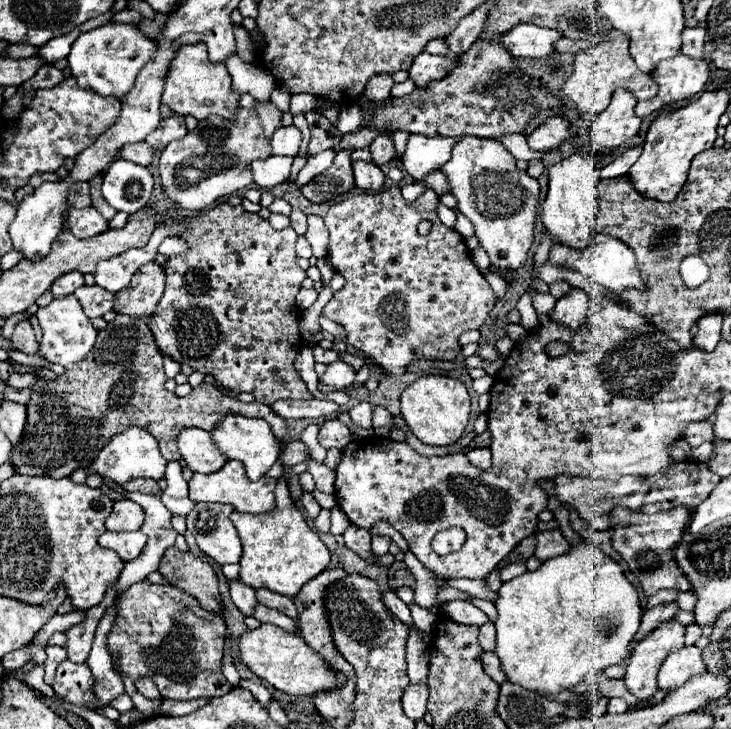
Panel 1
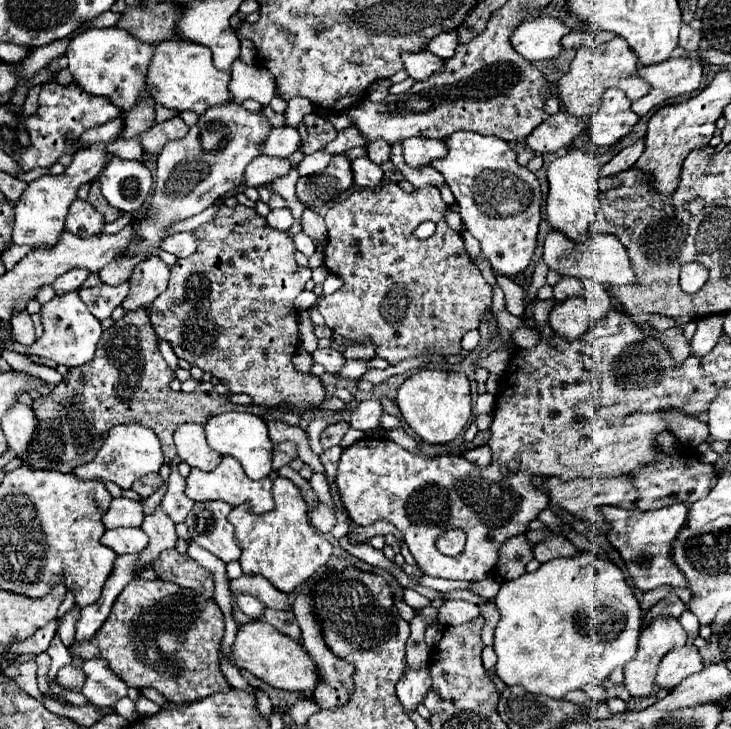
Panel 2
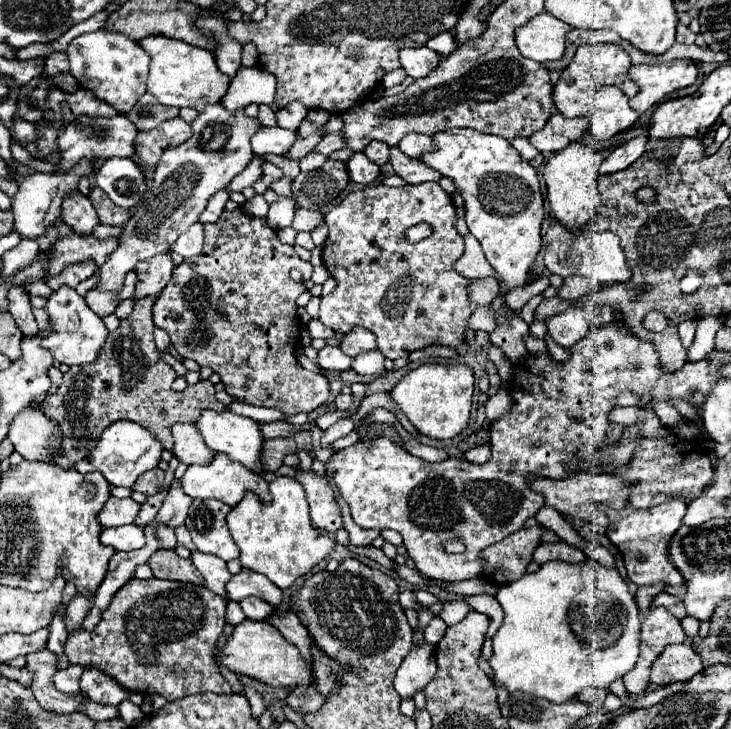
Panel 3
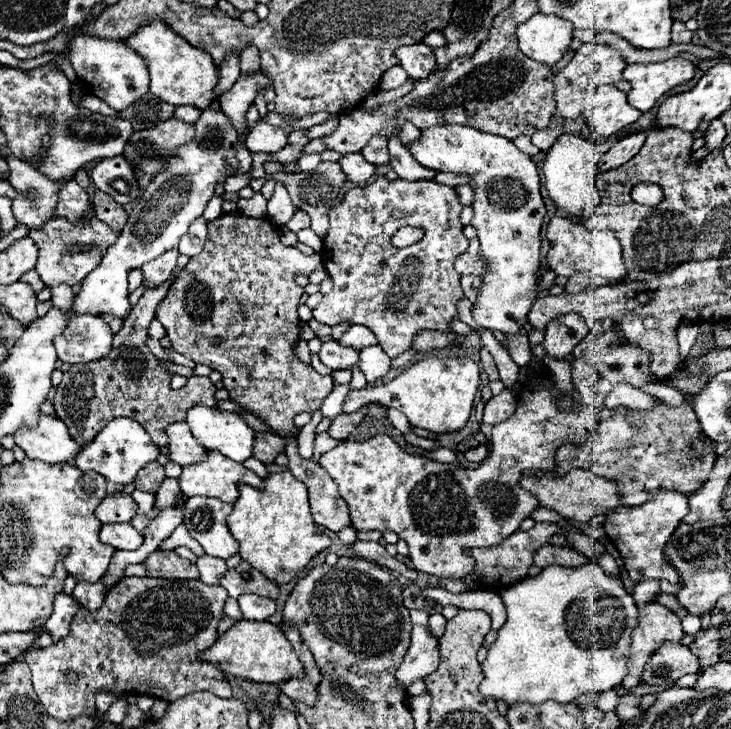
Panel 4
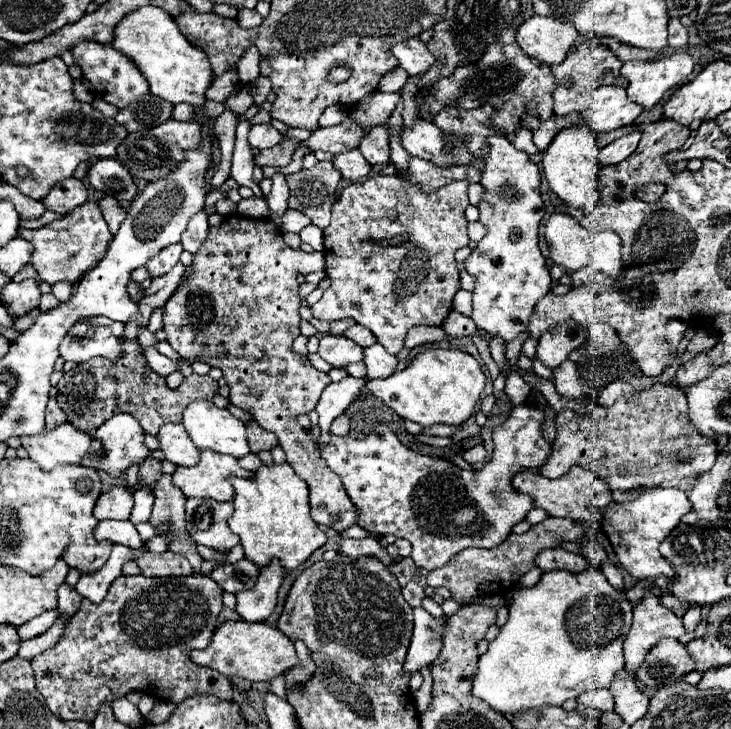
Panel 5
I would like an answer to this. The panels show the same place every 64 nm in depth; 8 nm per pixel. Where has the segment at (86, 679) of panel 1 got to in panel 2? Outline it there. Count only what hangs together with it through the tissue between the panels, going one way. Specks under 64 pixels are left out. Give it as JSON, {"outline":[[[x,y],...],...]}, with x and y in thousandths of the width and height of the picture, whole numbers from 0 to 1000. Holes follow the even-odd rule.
{"outline":[[[98,911],[96,914],[88,914],[82,922],[79,922],[79,936],[88,941],[88,944],[98,944],[98,947],[109,947],[112,936],[115,936],[115,922],[109,916],[101,916]]]}

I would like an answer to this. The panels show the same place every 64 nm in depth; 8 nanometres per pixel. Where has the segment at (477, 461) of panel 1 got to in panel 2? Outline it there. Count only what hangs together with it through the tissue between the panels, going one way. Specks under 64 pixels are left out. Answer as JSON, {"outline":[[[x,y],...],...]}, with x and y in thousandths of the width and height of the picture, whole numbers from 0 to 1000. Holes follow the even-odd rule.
{"outline":[[[654,612],[648,617],[640,617],[635,620],[637,631],[643,631],[646,636],[654,636],[654,639],[665,639],[670,634],[670,615],[668,612]]]}

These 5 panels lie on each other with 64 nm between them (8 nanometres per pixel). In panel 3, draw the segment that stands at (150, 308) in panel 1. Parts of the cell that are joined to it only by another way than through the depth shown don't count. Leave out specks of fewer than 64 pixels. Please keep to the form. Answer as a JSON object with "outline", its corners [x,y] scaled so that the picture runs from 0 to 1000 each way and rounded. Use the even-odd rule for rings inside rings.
{"outline":[[[219,348],[219,351],[208,351],[202,357],[194,357],[183,370],[189,376],[189,390],[186,390],[183,406],[197,409],[197,406],[219,403],[224,398],[224,392],[235,381],[238,359],[235,359],[233,348]]]}

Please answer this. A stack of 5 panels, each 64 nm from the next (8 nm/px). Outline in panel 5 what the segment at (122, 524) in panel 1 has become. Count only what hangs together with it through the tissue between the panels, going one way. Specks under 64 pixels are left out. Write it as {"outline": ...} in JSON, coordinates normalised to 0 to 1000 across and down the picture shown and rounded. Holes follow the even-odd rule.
{"outline":[[[153,667],[148,675],[140,675],[131,686],[129,708],[131,713],[175,713],[183,683],[181,675],[170,667]]]}

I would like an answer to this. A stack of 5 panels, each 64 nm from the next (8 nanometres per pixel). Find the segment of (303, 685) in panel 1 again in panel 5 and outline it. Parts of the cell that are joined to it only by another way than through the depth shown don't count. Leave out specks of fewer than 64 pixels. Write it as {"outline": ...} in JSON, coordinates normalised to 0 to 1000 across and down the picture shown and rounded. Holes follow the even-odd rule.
{"outline":[[[306,850],[295,867],[285,889],[263,892],[260,903],[265,911],[298,919],[306,927],[328,927],[337,933],[372,933],[375,927],[397,919],[408,911],[408,900],[402,892],[402,881],[391,875],[380,861],[367,859],[361,853],[334,853],[334,850]]]}

